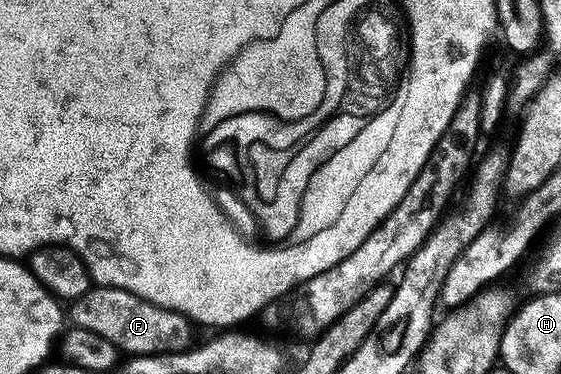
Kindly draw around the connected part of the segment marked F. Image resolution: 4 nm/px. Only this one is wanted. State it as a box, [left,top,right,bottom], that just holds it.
[69,285,193,356]

